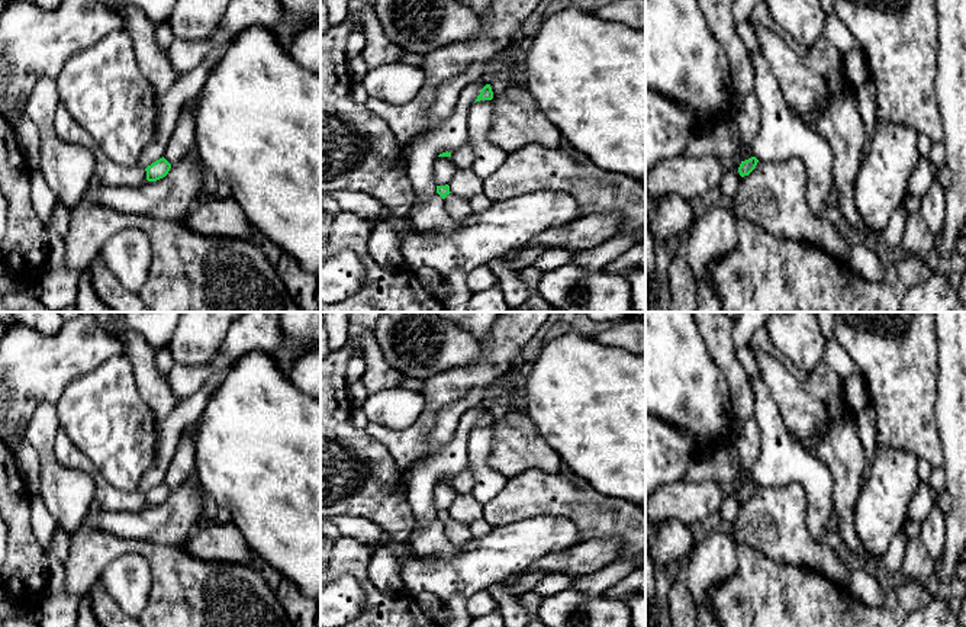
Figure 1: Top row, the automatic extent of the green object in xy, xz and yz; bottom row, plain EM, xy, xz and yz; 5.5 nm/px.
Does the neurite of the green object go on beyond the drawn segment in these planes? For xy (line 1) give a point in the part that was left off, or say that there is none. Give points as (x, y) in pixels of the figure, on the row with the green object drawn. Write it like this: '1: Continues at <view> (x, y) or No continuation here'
1: No continuation here

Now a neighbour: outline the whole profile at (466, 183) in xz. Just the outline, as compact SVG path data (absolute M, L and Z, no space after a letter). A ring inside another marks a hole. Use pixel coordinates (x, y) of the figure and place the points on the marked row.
M457 168L448 186L451 193L468 200L483 193L483 179L471 168Z

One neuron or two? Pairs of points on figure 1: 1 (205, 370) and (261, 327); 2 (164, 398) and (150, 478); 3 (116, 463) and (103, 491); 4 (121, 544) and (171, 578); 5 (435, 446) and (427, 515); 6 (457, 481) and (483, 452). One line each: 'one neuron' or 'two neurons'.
1: one neuron
2: two neurons
3: two neurons
4: one neuron
5: two neurons
6: two neurons

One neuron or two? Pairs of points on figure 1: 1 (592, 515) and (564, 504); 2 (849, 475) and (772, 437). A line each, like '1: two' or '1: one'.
1: one
2: two

